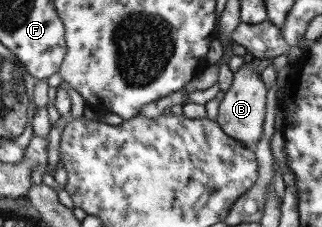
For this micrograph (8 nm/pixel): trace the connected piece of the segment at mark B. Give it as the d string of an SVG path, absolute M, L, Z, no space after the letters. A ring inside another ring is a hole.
M250 62L243 64L237 72L232 73L231 86L224 93L218 104L216 122L224 130L229 138L235 138L237 142L245 146L254 145L259 142L263 132L263 114L265 112L266 88L261 74L257 74L257 67L251 67Z

